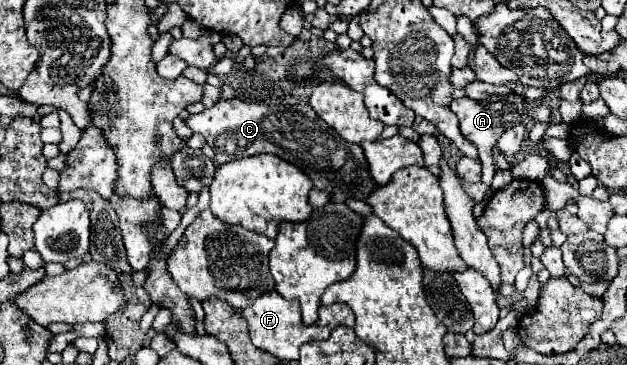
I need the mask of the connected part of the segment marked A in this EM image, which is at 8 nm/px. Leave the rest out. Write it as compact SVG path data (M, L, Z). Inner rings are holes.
M491 95L483 101L475 101L469 97L461 97L461 99L453 99L451 101L451 111L457 115L459 119L459 127L461 133L477 145L479 149L479 157L483 163L483 183L491 185L493 175L495 175L495 167L493 167L493 159L491 159L491 149L497 145L497 139L503 135L503 131L507 131L509 127L515 127L517 123L521 123L521 119L529 119L529 111L525 105L525 99L521 95Z

